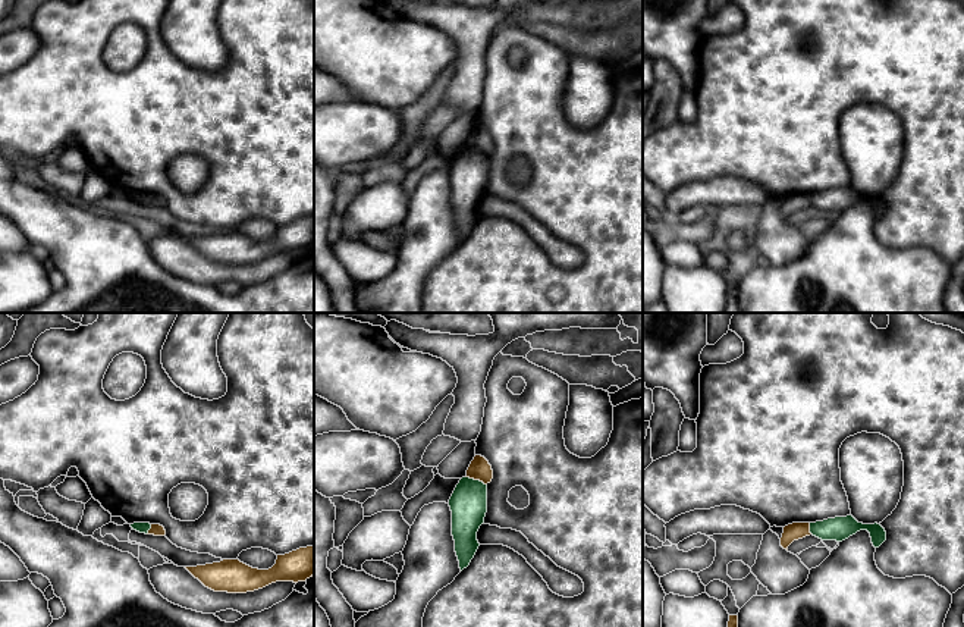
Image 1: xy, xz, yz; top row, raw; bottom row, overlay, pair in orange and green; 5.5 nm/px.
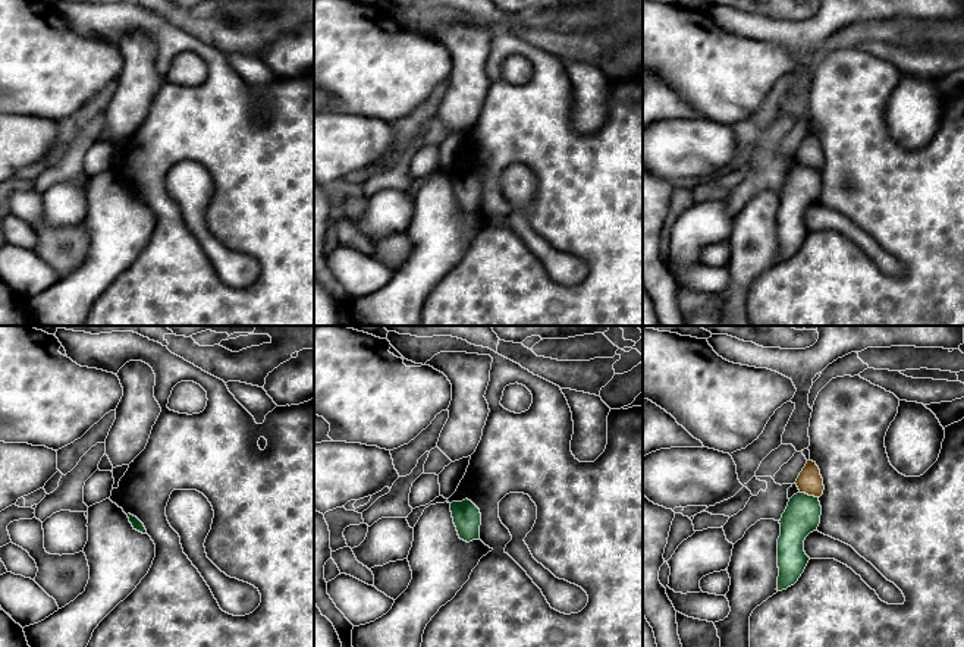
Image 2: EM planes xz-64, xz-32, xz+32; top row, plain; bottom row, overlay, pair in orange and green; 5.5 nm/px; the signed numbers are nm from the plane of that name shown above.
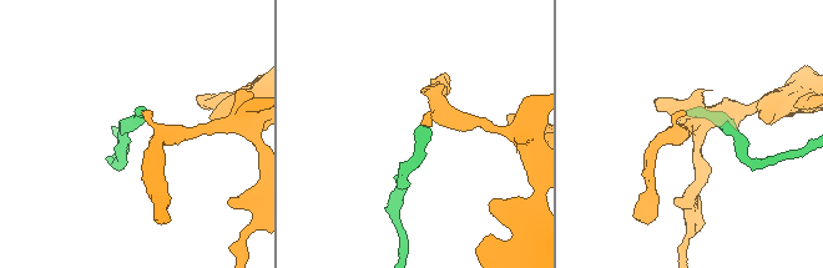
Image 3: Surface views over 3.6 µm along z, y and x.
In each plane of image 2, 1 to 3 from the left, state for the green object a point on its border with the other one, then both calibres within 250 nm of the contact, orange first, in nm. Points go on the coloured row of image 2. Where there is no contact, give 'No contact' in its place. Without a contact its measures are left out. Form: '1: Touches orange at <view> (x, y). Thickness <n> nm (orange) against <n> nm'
1: No contact
2: No contact
3: Touches orange at xz+32 (809, 495). Thickness 140 nm (orange) against 200 nm

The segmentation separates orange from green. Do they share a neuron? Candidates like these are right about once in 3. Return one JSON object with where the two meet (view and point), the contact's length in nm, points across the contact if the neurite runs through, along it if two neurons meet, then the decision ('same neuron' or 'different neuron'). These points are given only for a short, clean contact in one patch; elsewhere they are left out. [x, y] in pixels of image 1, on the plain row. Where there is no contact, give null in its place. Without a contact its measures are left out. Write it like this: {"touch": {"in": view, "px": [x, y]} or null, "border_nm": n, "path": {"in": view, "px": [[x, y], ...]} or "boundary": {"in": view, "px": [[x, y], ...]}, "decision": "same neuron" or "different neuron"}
{"touch": {"in": "xz", "px": [476, 150]}, "border_nm": 130, "boundary": {"in": "xz", "px": [[465, 147], [482, 151], [486, 156]]}, "decision": "different neuron"}

